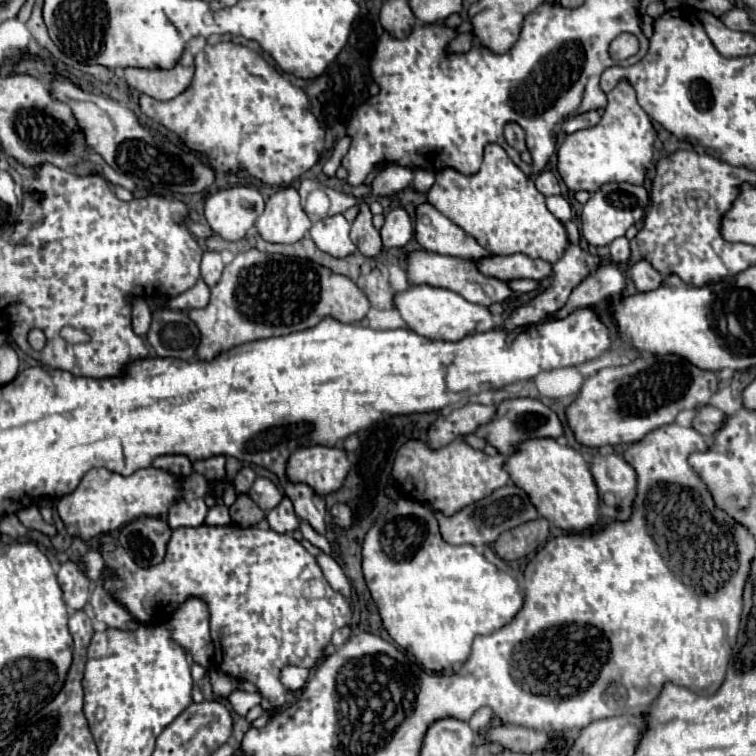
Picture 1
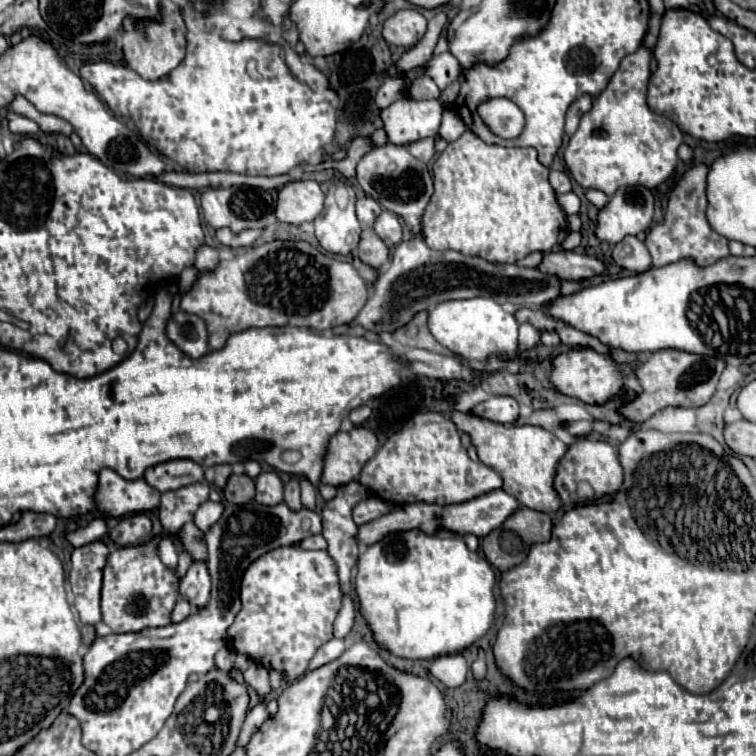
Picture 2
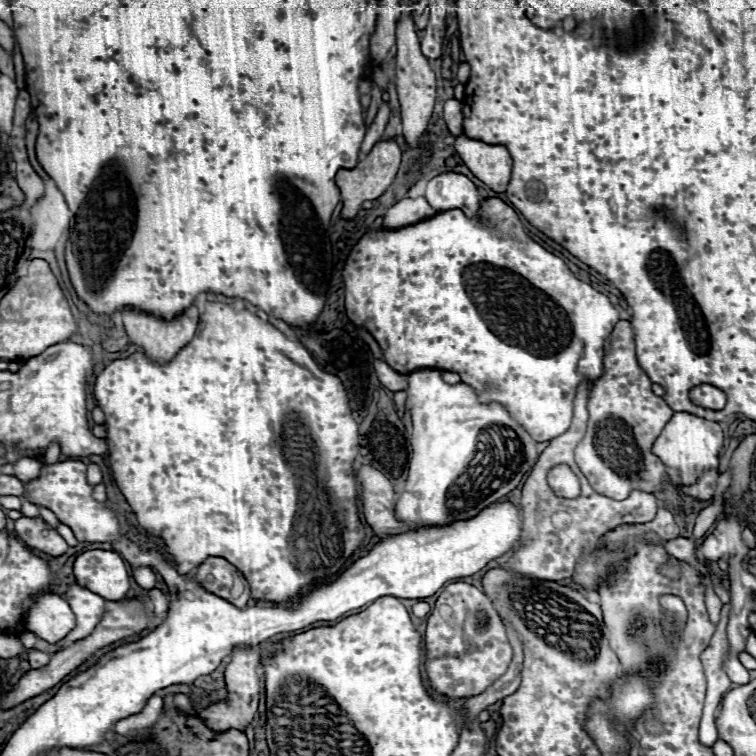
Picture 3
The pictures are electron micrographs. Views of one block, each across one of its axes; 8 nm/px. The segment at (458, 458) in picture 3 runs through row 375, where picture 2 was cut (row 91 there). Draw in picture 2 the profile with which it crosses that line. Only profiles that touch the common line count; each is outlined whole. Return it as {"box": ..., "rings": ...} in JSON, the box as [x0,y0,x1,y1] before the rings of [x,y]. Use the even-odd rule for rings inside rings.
{"box":[410,76,440,100],"rings":[[[422,76],[422,78],[412,80],[410,98],[428,100],[428,98],[438,98],[438,96],[440,96],[440,90],[438,90],[438,86],[434,84],[434,80],[430,76]]]}

